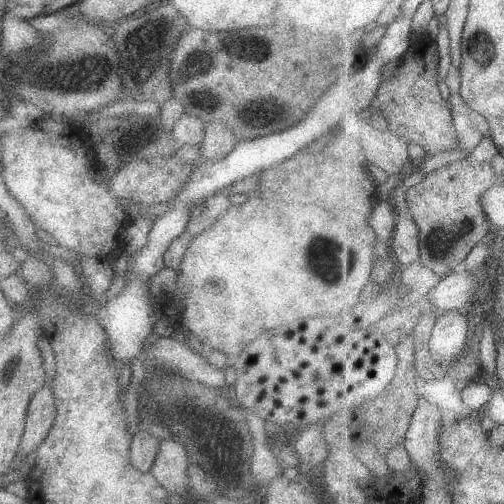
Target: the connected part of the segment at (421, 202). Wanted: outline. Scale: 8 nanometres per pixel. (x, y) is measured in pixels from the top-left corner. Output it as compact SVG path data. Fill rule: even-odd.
M456 155L452 156L447 166L431 172L427 178L424 178L419 184L413 185L406 191L406 212L412 215L415 218L415 222L419 224L421 264L441 277L449 276L462 267L465 258L469 256L469 252L491 230L494 230L493 224L483 208L482 199L487 190L500 182L501 179L494 175L489 164L476 162L467 155Z

